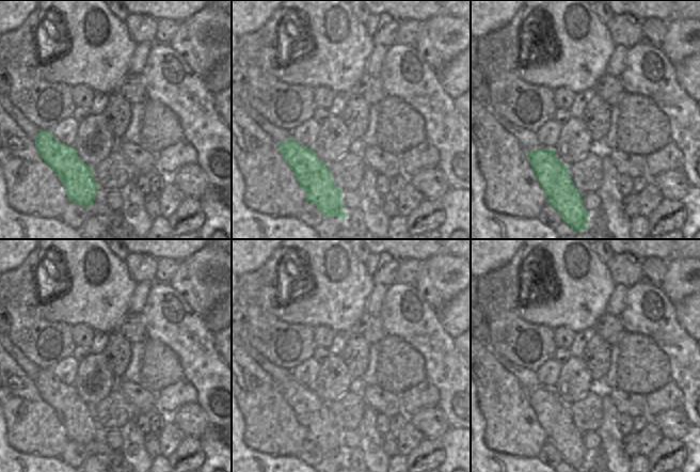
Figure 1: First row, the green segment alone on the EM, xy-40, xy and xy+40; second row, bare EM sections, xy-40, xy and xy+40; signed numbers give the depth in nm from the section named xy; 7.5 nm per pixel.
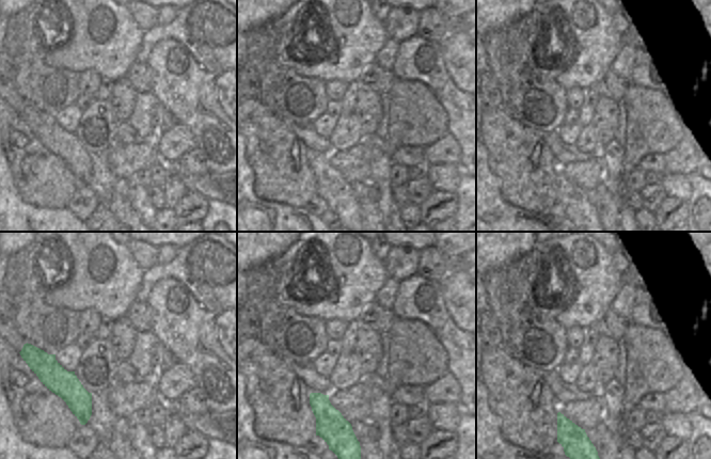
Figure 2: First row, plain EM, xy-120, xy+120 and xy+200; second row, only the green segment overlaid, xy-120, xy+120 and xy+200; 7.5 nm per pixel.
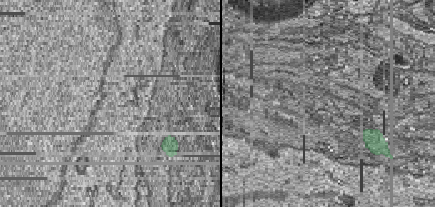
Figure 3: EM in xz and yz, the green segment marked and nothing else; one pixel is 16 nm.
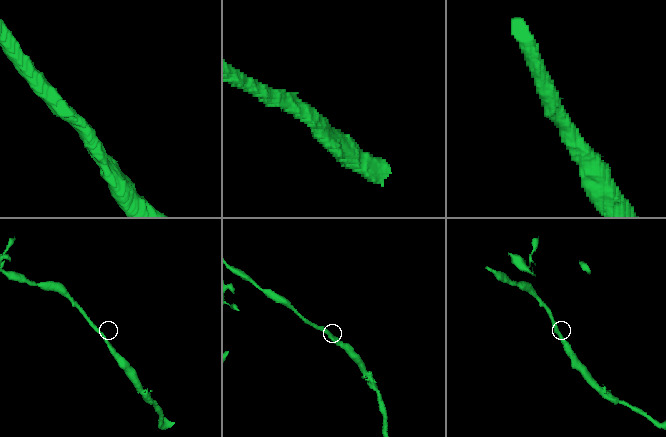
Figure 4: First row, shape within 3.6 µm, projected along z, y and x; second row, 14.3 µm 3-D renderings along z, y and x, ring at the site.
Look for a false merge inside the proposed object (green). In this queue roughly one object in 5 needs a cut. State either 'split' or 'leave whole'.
leave whole

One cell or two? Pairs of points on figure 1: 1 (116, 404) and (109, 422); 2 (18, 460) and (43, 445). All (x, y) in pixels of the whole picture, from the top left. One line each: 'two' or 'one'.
1: one
2: two

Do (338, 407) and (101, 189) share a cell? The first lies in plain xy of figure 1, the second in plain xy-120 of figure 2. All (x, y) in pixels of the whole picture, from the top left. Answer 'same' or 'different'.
different

